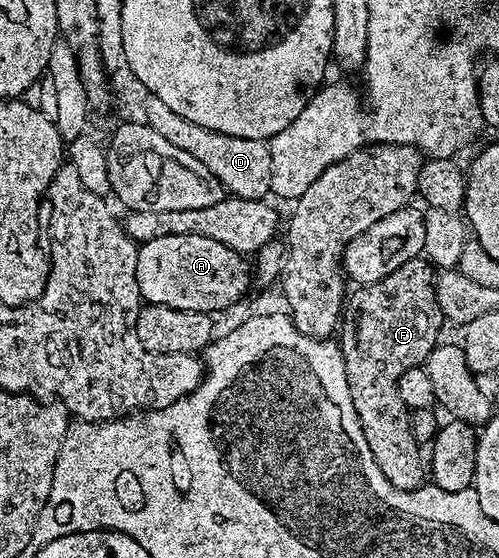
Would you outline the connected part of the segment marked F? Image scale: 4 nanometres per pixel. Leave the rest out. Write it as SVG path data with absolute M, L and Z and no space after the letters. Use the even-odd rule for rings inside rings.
M414 258L397 268L391 275L376 283L353 288L345 298L340 318L340 348L342 362L348 379L348 391L352 395L352 407L360 437L364 447L380 467L384 479L396 489L416 489L420 484L418 478L418 451L420 444L413 437L411 429L411 410L398 393L398 380L409 368L421 366L439 344L438 332L444 326L444 314L438 306L435 295L435 272L430 261Z

